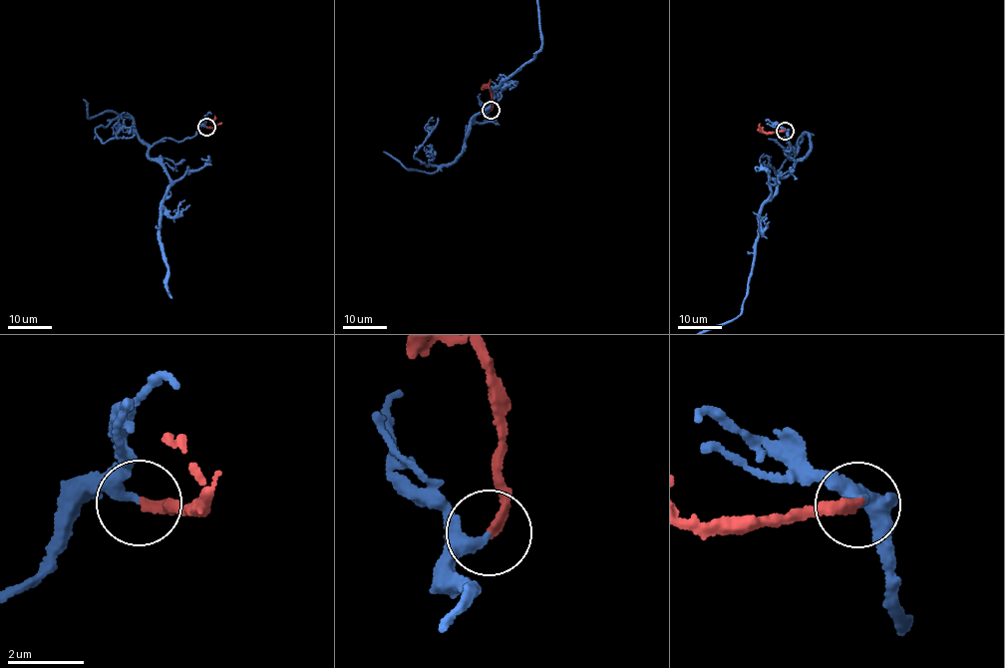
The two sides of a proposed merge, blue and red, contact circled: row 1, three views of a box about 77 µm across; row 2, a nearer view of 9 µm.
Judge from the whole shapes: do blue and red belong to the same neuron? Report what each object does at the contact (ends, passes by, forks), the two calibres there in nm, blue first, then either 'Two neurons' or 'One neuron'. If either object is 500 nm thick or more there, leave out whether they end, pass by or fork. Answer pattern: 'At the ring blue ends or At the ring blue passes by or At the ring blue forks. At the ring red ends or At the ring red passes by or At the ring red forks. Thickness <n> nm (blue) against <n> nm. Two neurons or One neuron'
At the ring blue passes by. At the ring red ends. Thickness 240 nm (blue) against 240 nm. One neuron

